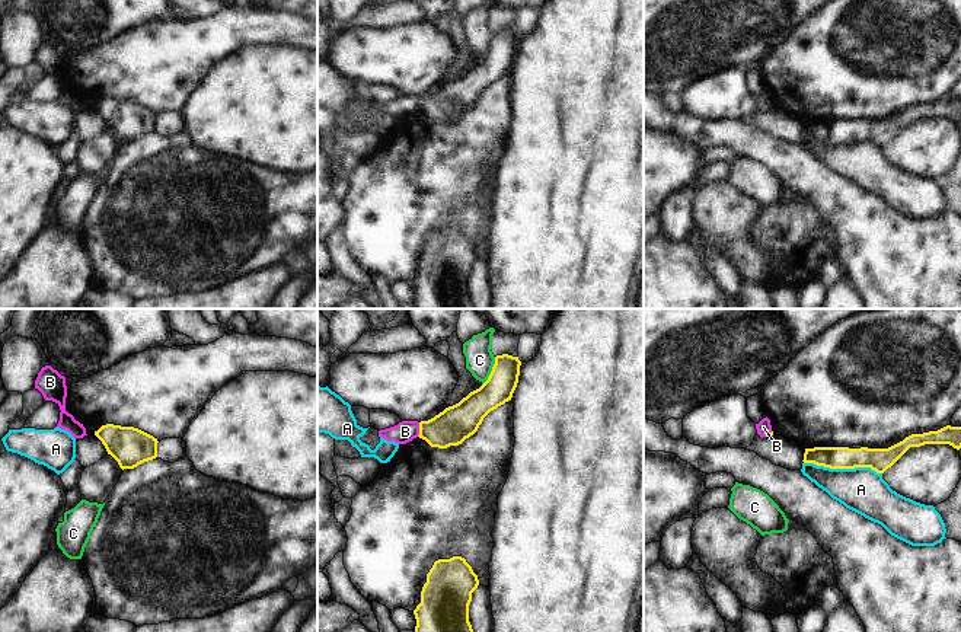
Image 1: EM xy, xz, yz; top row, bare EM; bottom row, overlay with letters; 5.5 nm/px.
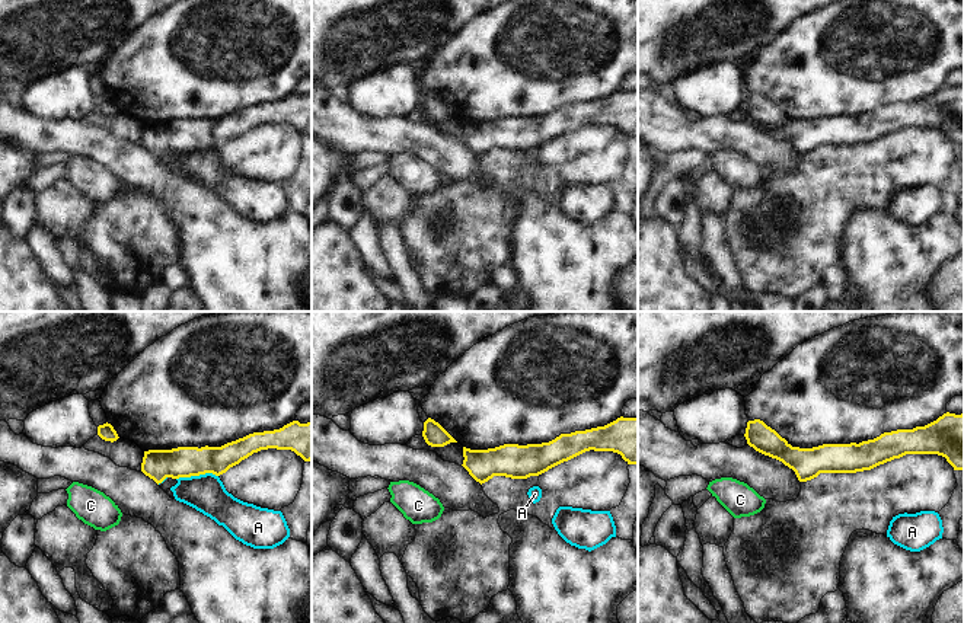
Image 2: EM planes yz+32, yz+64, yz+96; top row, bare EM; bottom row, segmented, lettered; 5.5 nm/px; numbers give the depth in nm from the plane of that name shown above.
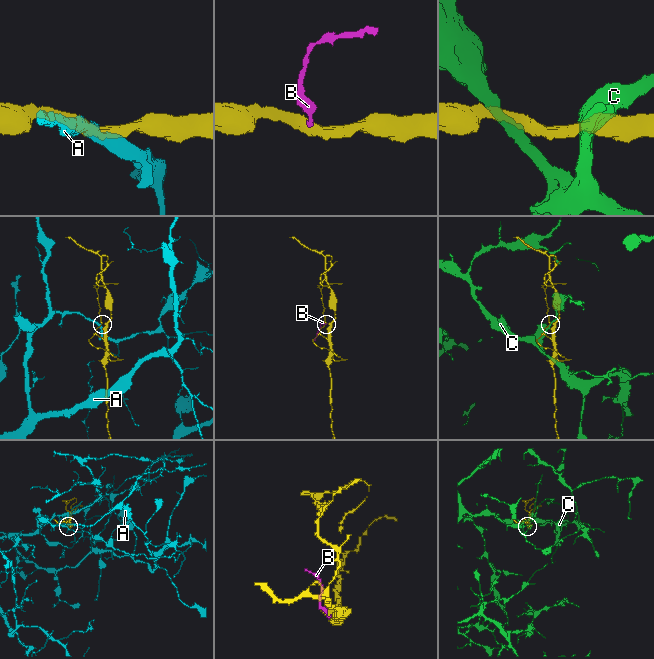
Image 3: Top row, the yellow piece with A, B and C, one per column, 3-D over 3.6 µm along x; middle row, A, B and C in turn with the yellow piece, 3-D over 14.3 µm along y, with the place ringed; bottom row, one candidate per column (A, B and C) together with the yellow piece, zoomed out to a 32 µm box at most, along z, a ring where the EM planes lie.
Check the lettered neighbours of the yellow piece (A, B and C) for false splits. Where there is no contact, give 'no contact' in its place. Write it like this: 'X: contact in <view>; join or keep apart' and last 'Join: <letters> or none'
A: contact in yz; keep apart
B: contact in xz; join
C: contact in xz; keep apart
Join: B

